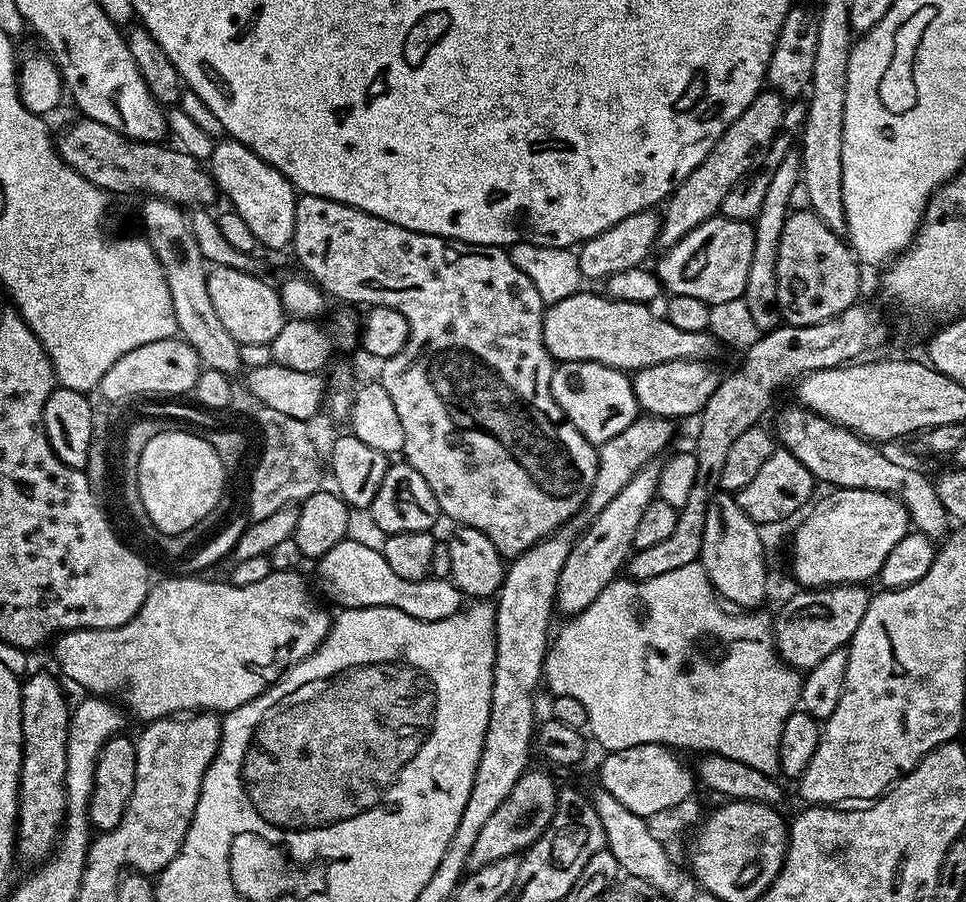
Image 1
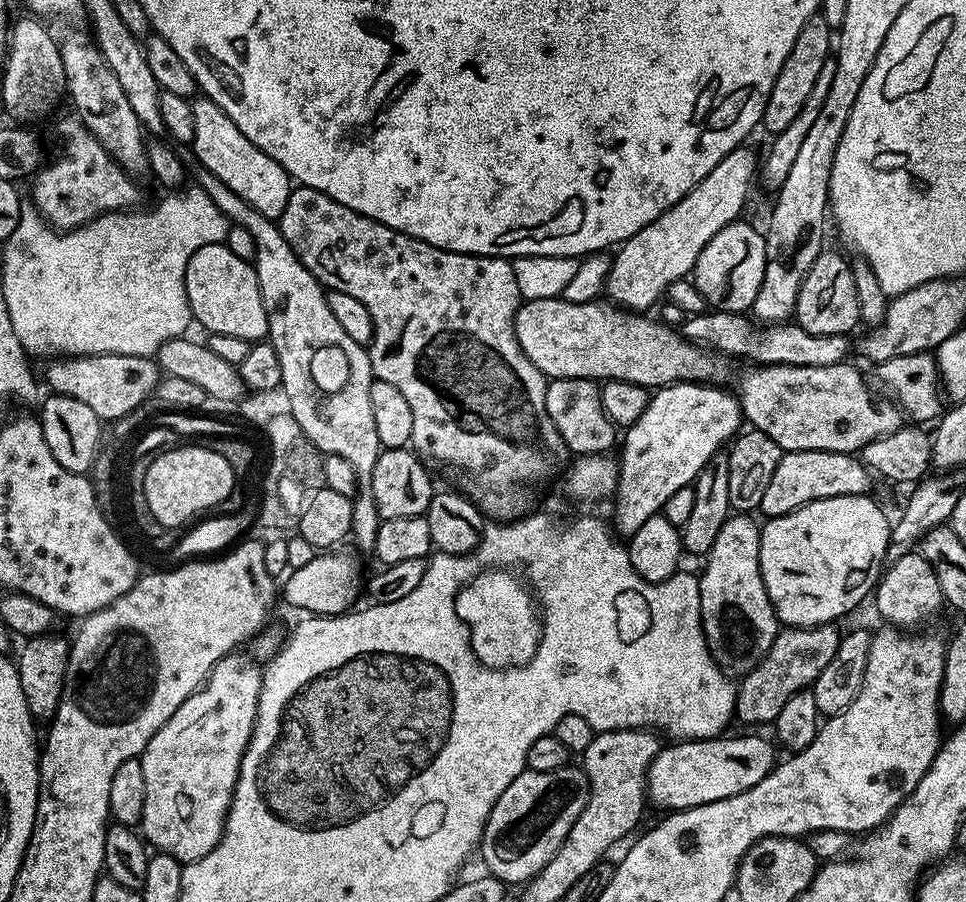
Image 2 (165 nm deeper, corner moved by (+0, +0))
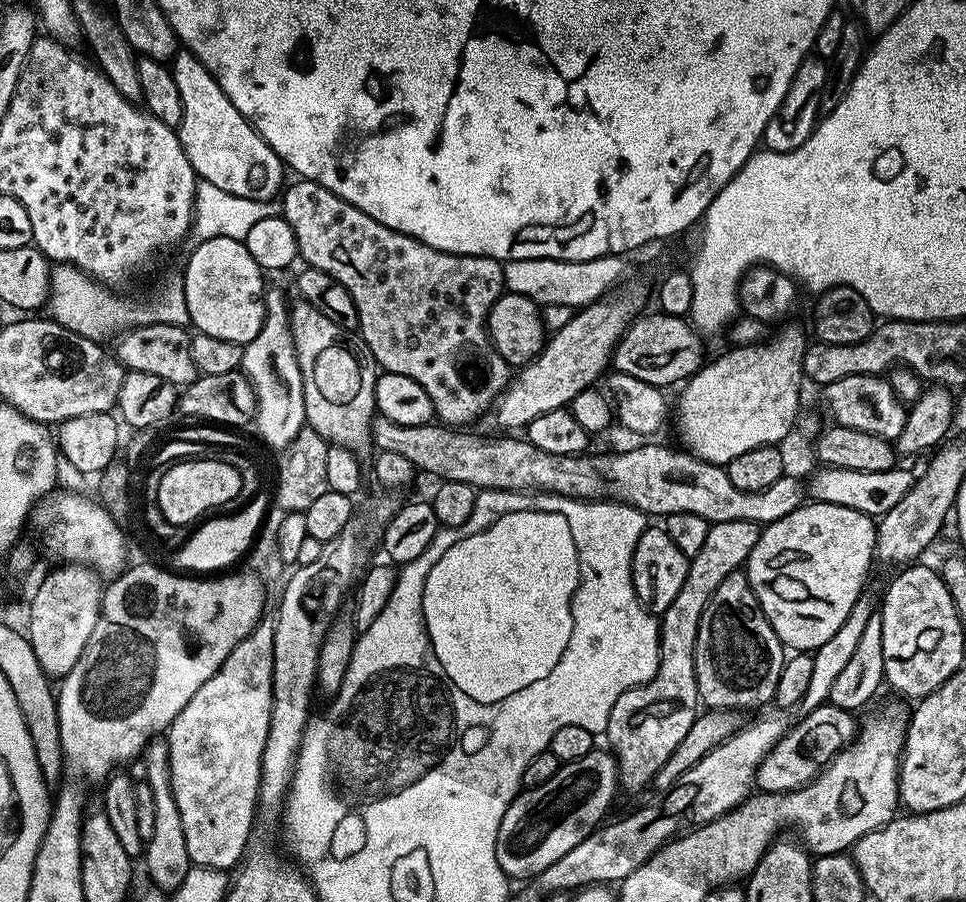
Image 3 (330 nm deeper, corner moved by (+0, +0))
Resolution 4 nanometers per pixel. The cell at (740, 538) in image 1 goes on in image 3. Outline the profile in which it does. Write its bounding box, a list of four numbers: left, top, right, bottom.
[696,570,786,709]

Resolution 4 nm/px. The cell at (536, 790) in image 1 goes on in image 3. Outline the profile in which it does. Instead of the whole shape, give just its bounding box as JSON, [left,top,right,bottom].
[496,750,620,881]

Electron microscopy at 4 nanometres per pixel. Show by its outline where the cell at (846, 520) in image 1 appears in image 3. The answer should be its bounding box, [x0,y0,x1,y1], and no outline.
[746,502,877,654]

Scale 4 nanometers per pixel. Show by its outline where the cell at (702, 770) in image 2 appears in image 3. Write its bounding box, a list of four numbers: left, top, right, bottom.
[755,703,858,792]

